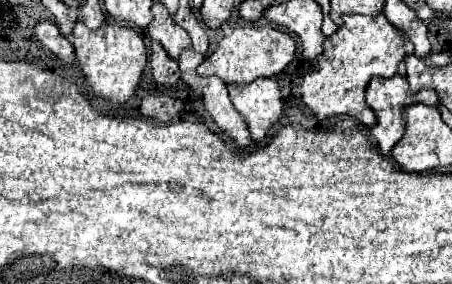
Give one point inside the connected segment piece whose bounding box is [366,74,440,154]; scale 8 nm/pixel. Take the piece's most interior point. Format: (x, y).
(388, 97)

